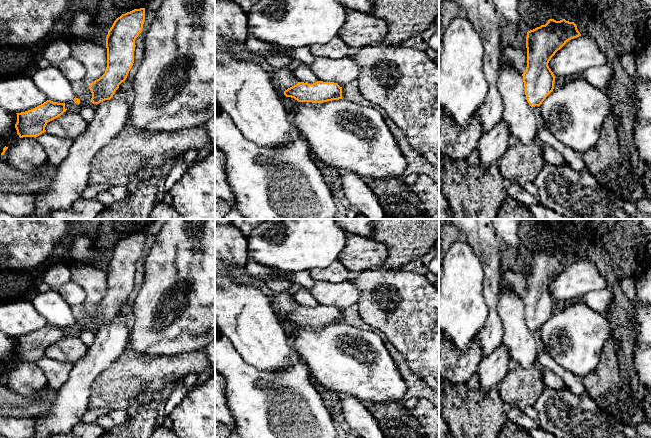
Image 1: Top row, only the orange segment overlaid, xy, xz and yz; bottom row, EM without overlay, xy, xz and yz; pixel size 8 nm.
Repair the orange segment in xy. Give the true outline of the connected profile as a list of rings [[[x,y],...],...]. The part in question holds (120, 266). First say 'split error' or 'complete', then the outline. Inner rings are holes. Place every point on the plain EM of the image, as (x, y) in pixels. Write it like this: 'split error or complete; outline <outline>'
complete; outline [[[145,232],[134,233],[122,238],[114,245],[106,261],[107,291],[105,297],[99,303],[90,307],[89,310],[93,328],[97,329],[105,324],[110,324],[119,312],[119,309],[126,304],[134,287],[135,264],[142,256],[144,245]]]

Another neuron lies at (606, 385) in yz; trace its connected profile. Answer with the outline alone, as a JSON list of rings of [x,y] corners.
[[[609,337],[598,366],[581,380],[601,411],[616,422],[637,427],[646,418],[642,403],[636,400],[619,369],[619,348],[620,341]]]

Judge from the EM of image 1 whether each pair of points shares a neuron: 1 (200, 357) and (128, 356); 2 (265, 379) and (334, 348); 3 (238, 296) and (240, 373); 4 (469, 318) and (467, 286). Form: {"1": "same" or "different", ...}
{"1": "same", "2": "different", "3": "different", "4": "same"}

